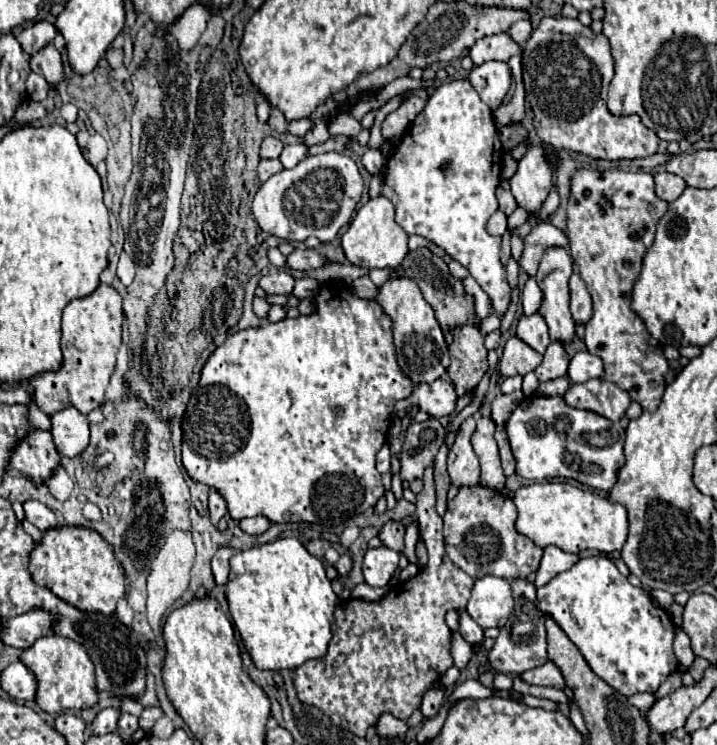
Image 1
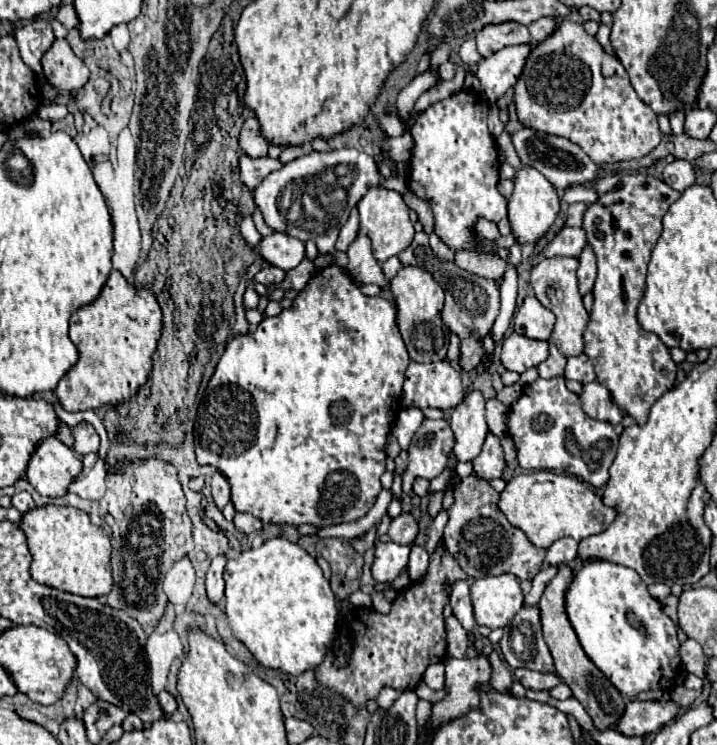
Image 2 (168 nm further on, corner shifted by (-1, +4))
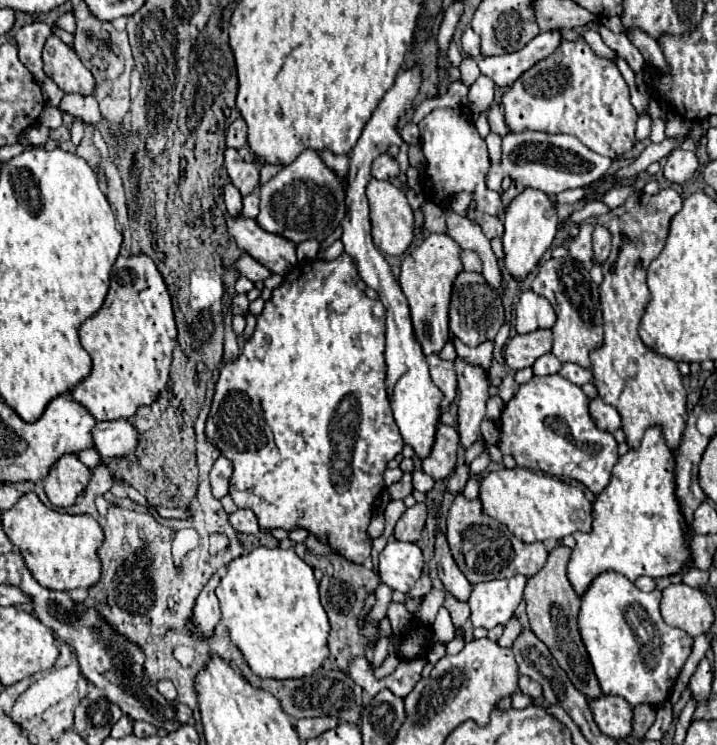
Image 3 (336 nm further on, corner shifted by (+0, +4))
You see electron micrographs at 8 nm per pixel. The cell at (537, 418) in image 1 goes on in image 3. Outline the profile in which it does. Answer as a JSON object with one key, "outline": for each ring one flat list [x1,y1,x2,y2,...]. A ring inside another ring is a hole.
{"outline":[[559,373,547,377,535,375,529,383,519,387,501,413,499,449,513,455,517,467,577,479,593,495,599,495,609,483,609,473,617,463,619,453,613,433,607,433,593,423,587,405,587,395]]}

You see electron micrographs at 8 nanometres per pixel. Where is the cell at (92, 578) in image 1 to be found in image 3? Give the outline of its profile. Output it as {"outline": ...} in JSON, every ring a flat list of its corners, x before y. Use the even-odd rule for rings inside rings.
{"outline":[[35,493,23,495,15,507,3,511,3,529,11,543,21,551,29,571,47,589,73,591,99,583,99,545,103,529,91,515,69,515,45,507]]}

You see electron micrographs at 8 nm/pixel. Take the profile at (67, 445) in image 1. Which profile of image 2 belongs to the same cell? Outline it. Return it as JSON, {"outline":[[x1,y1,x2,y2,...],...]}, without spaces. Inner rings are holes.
{"outline":[[80,423,74,429,74,451,78,455,86,455,92,451,98,451,100,447,100,437,96,429,90,423]]}

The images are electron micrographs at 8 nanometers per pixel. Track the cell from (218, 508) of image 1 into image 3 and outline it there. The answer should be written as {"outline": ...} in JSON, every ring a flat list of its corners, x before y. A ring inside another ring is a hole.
{"outline":[[219,457,211,469,211,489,217,499,229,493,229,479,231,479,231,463,225,457]]}

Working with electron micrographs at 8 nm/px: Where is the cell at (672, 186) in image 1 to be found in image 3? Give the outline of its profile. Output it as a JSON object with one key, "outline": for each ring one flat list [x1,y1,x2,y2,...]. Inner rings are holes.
{"outline":[[673,149,667,155,667,163,663,167,663,173,665,173,667,181,681,185,681,183,687,183,695,175,697,167,699,167,699,163,697,163,697,157,693,151]]}

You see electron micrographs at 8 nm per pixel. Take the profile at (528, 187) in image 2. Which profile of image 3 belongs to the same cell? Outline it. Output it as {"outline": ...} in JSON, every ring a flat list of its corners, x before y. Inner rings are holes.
{"outline":[[525,187,525,191,521,191,509,203,509,207,505,211,505,233,503,233,501,241,503,241,503,249,505,249,505,269,515,279,523,279,537,267,539,259,553,243,557,223,559,223,559,219,557,219,557,209,555,209,553,199,539,189]]}

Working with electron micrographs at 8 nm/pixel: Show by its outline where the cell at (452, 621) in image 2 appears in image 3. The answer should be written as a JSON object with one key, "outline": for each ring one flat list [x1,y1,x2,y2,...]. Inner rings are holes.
{"outline":[[447,593,445,607,447,607,447,611,451,613,451,619,453,619,455,629,461,629,461,627,465,625,465,621,469,619,469,605,467,605,467,603,461,603,461,601,457,601,457,599,453,599,453,597]]}

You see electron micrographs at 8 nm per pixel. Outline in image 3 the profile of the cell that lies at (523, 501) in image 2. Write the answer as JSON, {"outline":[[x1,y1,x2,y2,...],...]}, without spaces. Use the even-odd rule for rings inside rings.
{"outline":[[515,467,489,473,481,481,479,497,483,501,483,511,507,525,509,531,525,543,547,539,561,541,565,535,577,531,589,533,593,529,593,503,585,497,583,489,531,469]]}

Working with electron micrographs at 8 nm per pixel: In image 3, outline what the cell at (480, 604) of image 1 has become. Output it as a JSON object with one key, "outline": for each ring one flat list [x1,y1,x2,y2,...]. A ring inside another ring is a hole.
{"outline":[[515,575,509,579,473,585,469,599,473,627,493,629,497,625,507,625,523,599,525,581,527,579,523,575]]}

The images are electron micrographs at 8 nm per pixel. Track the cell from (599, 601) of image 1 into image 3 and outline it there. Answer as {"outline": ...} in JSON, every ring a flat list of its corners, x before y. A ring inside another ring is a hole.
{"outline":[[615,571,599,573,591,581,587,591,581,595,579,631,603,693,623,697,629,701,631,707,639,703,649,703,649,705,663,703,669,697,669,691,673,689,693,645,691,635,687,635,681,629,669,627,661,619,661,591,655,589,651,593,643,593,627,577]]}

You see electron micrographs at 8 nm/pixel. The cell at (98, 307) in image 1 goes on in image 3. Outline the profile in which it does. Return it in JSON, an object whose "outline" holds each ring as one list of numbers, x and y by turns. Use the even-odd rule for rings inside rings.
{"outline":[[117,257,105,303,79,327,79,339,83,349,91,355,93,367,89,377,79,381,69,395,97,421,129,419,135,415,137,407,155,401,169,379,177,329,171,297,151,257]]}

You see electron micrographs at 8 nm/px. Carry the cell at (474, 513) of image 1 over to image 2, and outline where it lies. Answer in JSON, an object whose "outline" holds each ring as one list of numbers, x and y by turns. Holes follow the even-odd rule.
{"outline":[[470,475,454,489,454,505,448,509,448,523,444,527,444,543,448,553,456,559,460,569,470,579,512,573,518,579,534,579,544,569,546,549,528,541,528,537,508,523,504,513,496,509,496,491,480,477]]}

